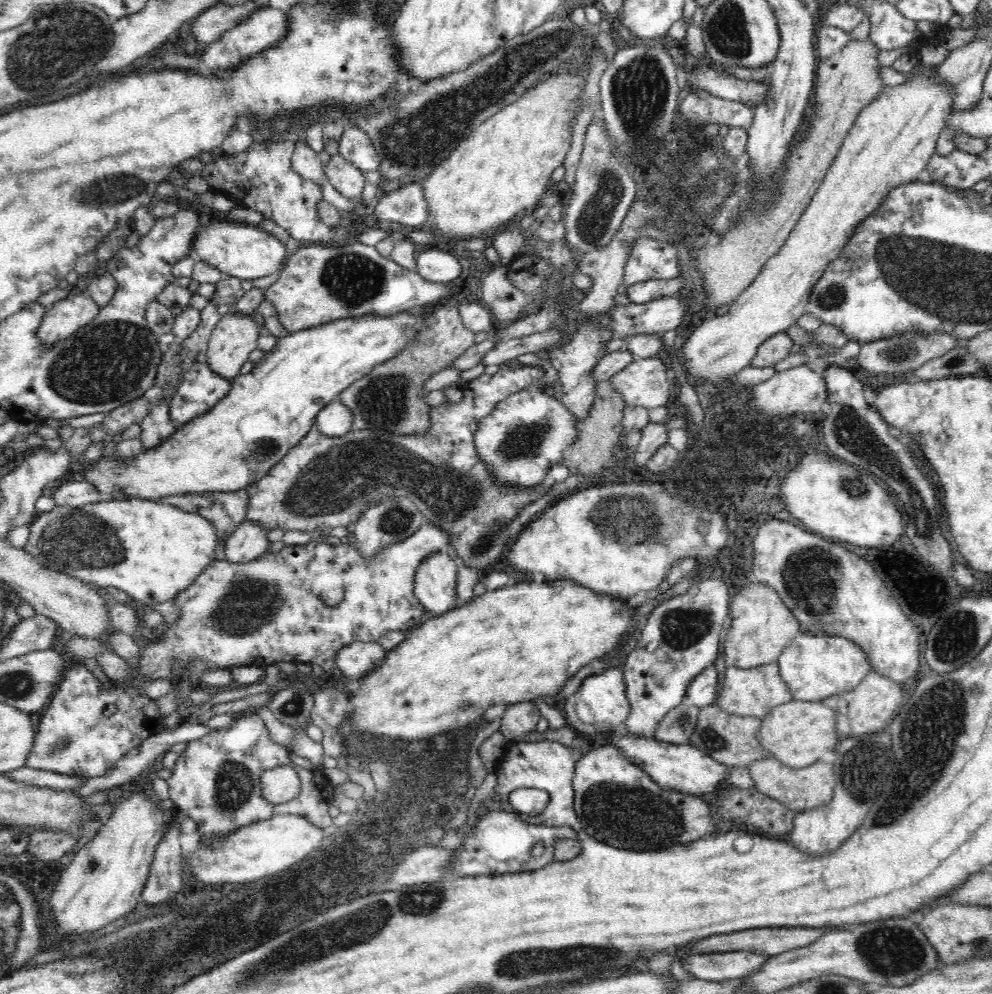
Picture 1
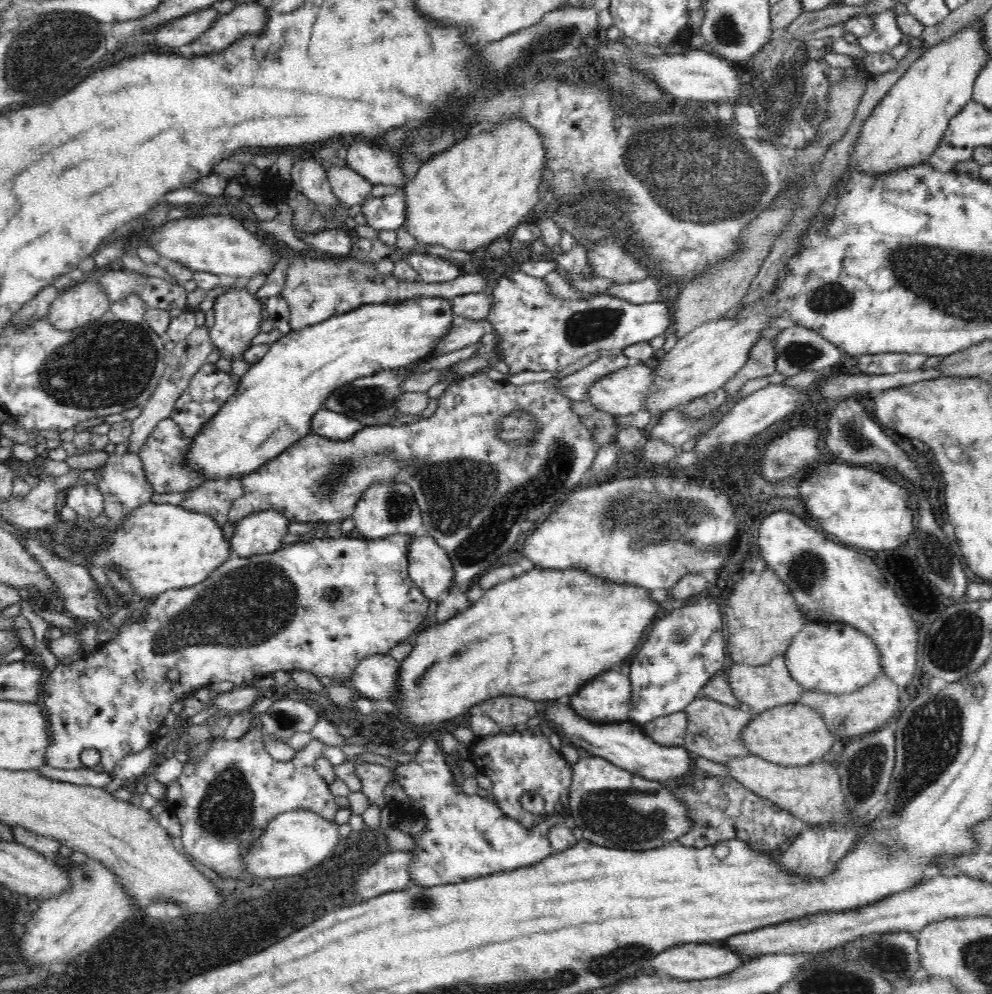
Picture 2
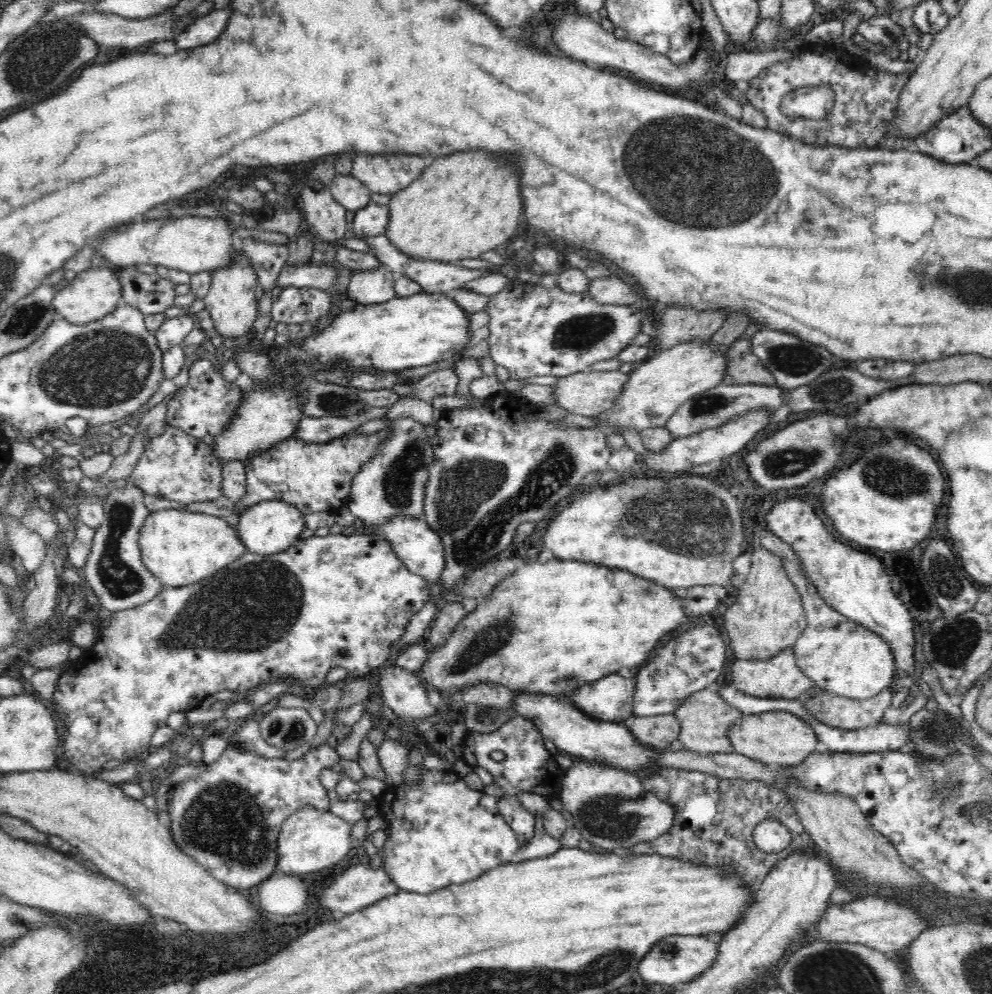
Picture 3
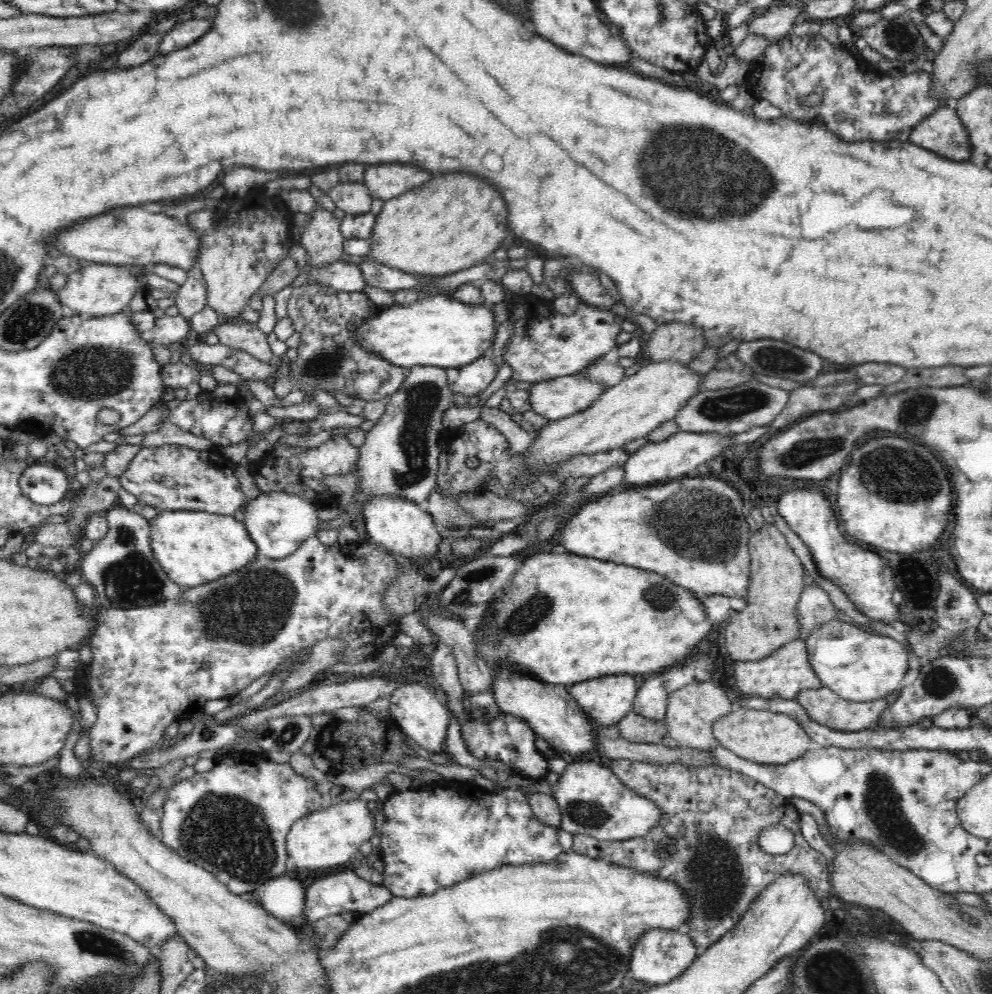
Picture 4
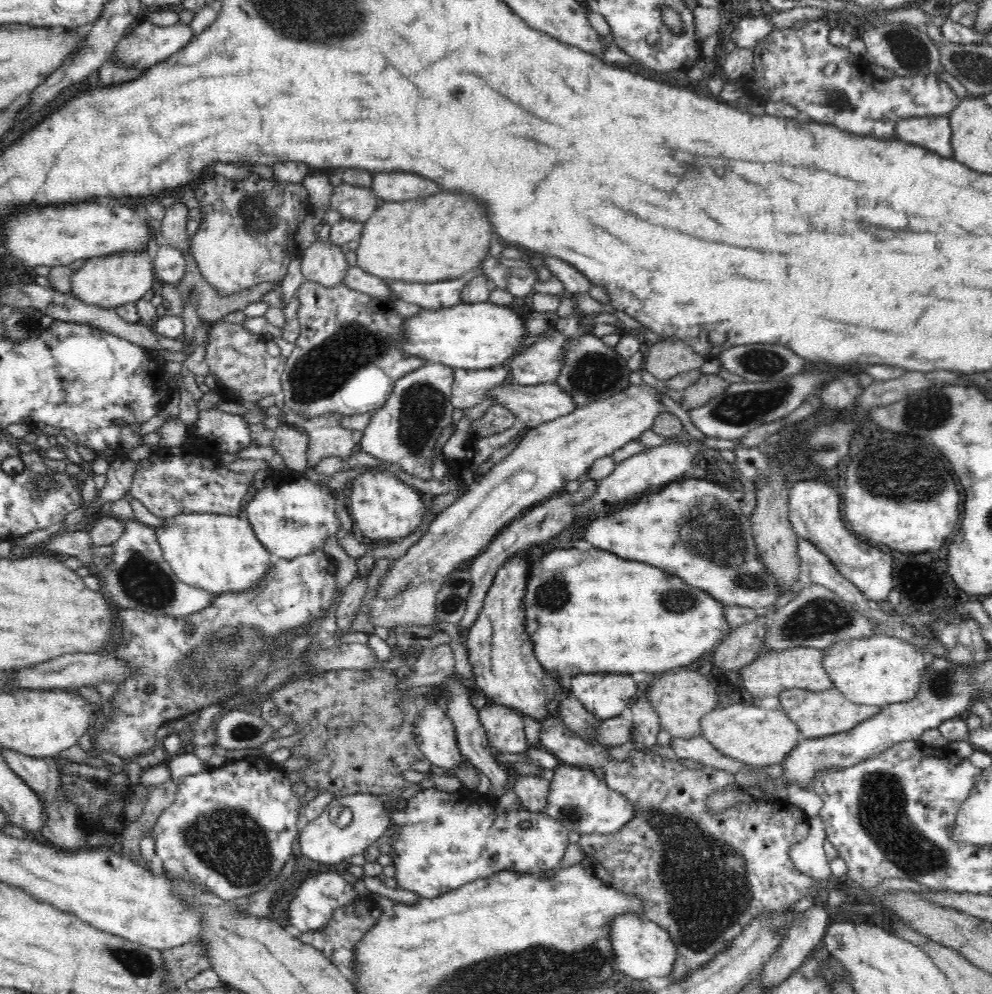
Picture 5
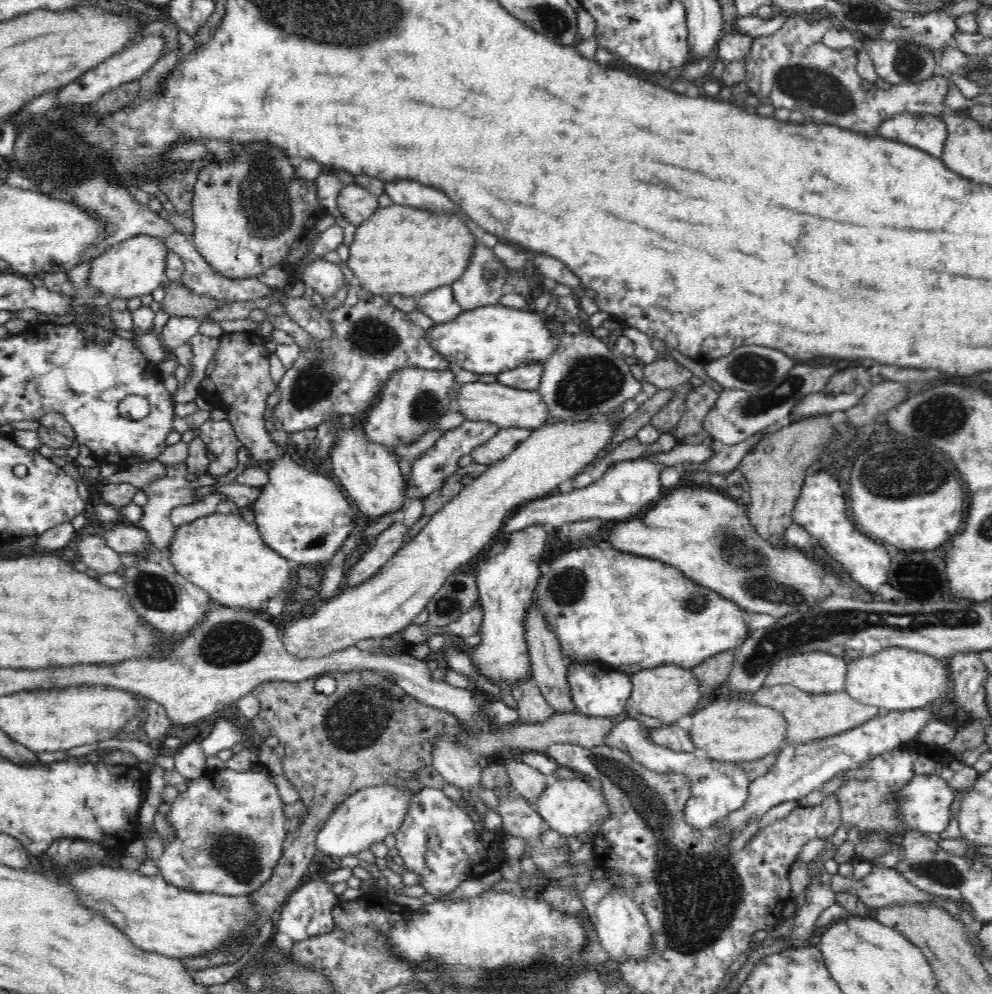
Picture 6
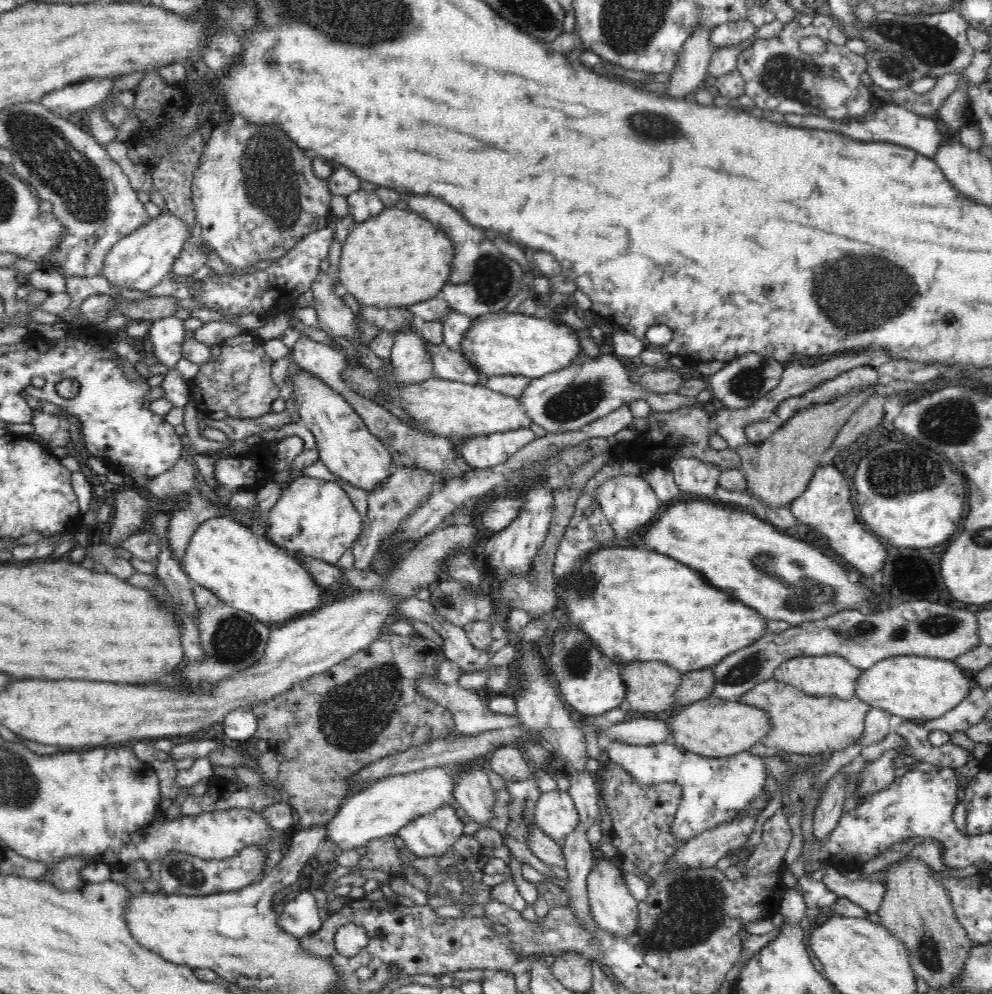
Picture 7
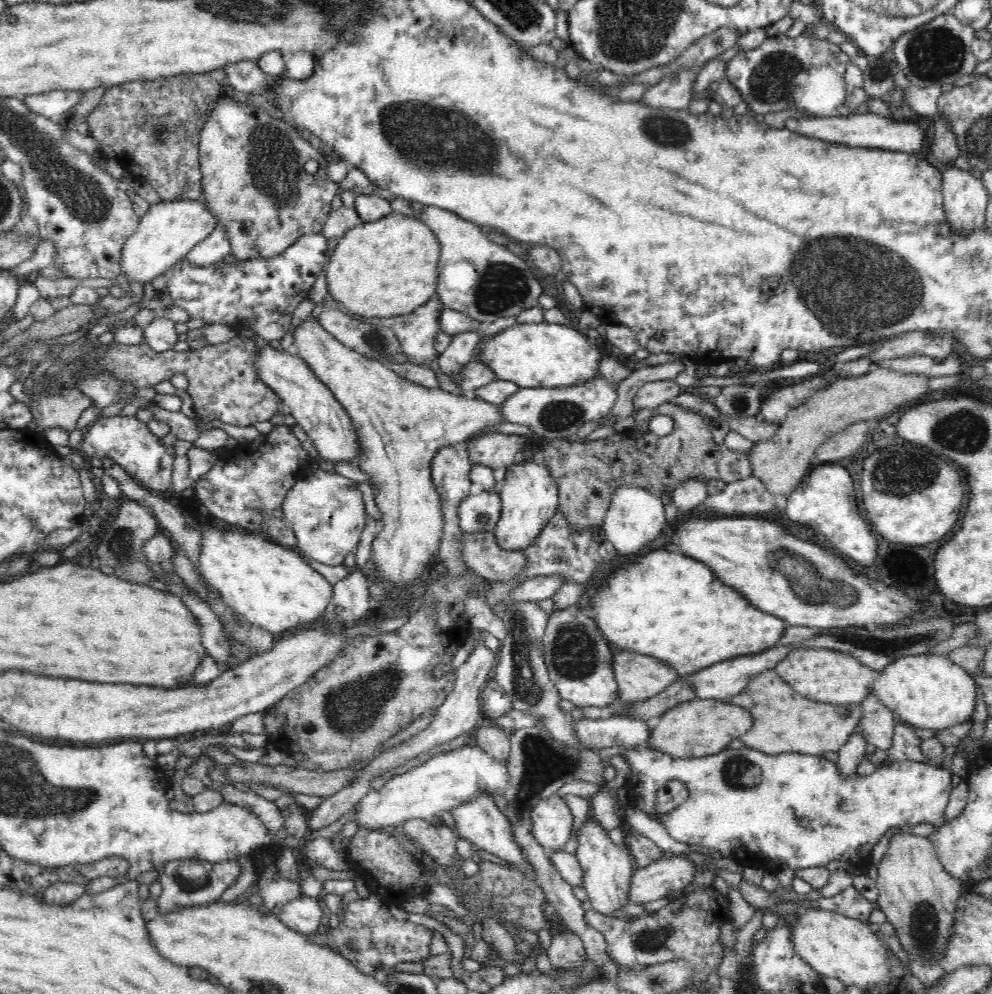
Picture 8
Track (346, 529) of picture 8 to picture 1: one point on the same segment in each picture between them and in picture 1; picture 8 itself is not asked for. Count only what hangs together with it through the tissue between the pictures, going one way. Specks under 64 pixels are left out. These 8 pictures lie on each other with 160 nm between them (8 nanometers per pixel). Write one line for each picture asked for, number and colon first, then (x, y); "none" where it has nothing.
1: (249, 541)
2: (258, 533)
3: (269, 527)
4: (278, 522)
5: (291, 518)
6: (304, 516)
7: (315, 516)

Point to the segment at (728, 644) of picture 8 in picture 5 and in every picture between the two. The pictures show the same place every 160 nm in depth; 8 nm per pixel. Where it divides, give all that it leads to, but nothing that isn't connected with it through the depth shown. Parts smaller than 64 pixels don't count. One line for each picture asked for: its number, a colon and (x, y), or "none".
5: (631, 610)
6: (649, 625)
7: (634, 604)

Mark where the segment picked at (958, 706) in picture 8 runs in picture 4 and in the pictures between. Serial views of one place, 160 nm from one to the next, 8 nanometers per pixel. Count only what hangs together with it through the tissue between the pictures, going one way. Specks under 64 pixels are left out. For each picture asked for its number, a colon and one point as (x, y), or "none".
4: (860, 666)
5: (882, 670)
6: (896, 678)
7: (917, 688)

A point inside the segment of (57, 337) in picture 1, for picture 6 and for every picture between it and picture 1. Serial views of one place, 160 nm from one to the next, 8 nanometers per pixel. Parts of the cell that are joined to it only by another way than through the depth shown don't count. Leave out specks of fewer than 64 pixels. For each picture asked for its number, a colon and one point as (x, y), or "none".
2: (81, 305)
3: (93, 293)
4: (97, 290)
5: (114, 280)
6: (134, 267)

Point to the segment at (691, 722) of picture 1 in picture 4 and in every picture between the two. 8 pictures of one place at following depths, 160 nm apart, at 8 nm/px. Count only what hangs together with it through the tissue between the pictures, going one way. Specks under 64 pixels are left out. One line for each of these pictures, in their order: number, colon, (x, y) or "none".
2: (671, 730)
3: (658, 731)
4: (633, 727)

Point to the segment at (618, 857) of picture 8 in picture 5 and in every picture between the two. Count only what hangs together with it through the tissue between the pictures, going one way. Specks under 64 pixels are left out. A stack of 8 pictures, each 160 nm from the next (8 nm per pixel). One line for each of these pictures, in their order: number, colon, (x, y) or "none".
5: (642, 949)
6: (624, 932)
7: (613, 908)

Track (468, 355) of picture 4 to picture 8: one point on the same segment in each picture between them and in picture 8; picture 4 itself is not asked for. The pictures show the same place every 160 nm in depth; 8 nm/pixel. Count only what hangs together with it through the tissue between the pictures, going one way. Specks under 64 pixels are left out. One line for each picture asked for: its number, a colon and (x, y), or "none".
5: (474, 336)
6: (489, 339)
7: (500, 344)
8: (534, 355)

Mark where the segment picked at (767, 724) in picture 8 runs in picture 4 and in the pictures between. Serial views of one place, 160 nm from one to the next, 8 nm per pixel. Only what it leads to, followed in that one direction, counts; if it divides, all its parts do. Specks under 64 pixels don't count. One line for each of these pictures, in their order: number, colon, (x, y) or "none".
4: (823, 705)
5: (818, 714)
6: (809, 716)
7: (801, 724)

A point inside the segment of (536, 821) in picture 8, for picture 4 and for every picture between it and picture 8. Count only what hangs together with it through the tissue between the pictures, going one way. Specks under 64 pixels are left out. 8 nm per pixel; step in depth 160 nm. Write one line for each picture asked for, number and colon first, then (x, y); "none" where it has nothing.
4: (593, 801)
5: (577, 799)
6: (569, 806)
7: (556, 814)

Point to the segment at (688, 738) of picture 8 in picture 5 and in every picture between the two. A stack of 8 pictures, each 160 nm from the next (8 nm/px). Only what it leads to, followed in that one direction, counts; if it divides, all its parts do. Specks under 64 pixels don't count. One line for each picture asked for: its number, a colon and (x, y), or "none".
5: (759, 737)
6: (734, 731)
7: (713, 727)

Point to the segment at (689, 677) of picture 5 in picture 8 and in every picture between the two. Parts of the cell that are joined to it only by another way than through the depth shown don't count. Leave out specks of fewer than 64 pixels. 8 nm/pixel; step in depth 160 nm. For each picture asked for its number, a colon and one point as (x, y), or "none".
6: (668, 692)
7: (650, 686)
8: (638, 676)

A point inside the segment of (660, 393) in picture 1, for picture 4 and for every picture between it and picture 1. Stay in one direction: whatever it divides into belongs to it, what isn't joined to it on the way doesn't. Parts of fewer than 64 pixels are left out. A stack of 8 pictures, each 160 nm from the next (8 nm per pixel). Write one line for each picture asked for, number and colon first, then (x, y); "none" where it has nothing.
2: (623, 392)
3: (590, 393)
4: (561, 397)

